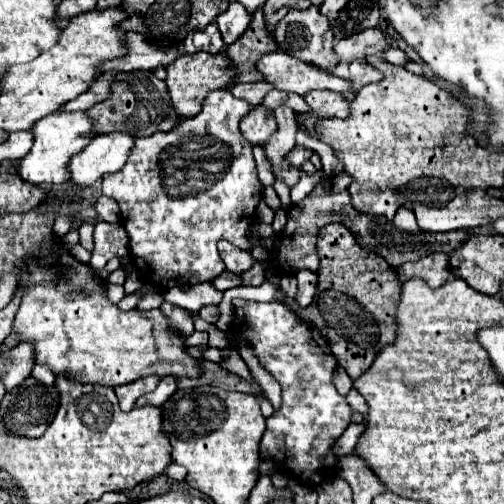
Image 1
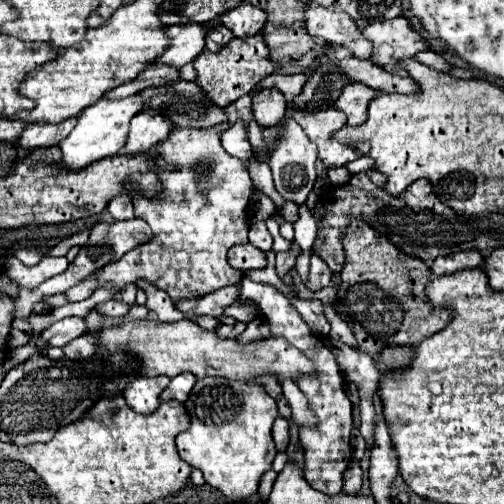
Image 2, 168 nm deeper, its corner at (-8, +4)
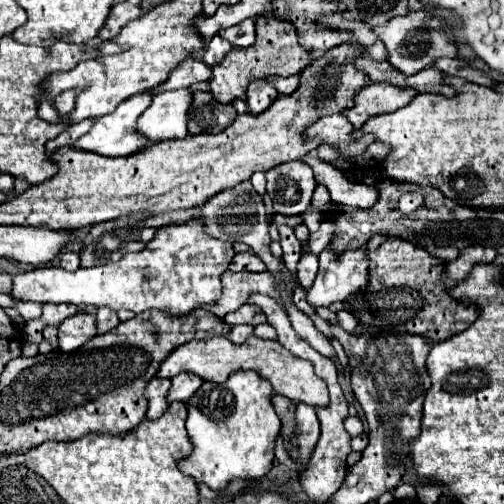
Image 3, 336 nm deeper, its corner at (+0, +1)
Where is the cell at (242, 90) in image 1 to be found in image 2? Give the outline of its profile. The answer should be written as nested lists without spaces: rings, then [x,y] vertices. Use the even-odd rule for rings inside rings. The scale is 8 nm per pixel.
[[[270,74],[270,76],[266,76],[258,84],[258,88],[260,90],[262,88],[276,88],[276,90],[280,90],[286,96],[286,100],[292,100],[294,96],[298,96],[302,92],[306,80],[308,80],[308,76],[304,76],[304,74],[292,74],[292,76],[286,76],[286,74]]]

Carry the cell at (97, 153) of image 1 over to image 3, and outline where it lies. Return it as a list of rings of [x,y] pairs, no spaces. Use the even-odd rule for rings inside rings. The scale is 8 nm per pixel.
[[[176,89],[154,95],[152,105],[138,119],[138,131],[146,135],[150,143],[186,137],[188,109],[194,97],[192,93],[192,89]]]

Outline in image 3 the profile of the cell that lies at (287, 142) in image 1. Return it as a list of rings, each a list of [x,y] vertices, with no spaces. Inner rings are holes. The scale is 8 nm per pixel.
[[[288,161],[266,173],[266,187],[274,201],[274,213],[290,217],[302,215],[308,209],[316,181],[306,163]]]

